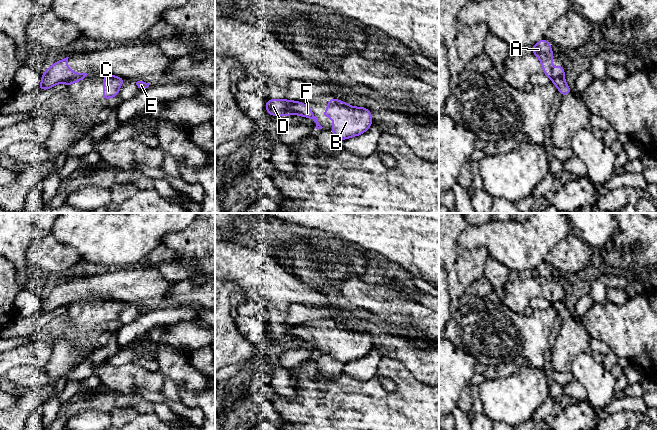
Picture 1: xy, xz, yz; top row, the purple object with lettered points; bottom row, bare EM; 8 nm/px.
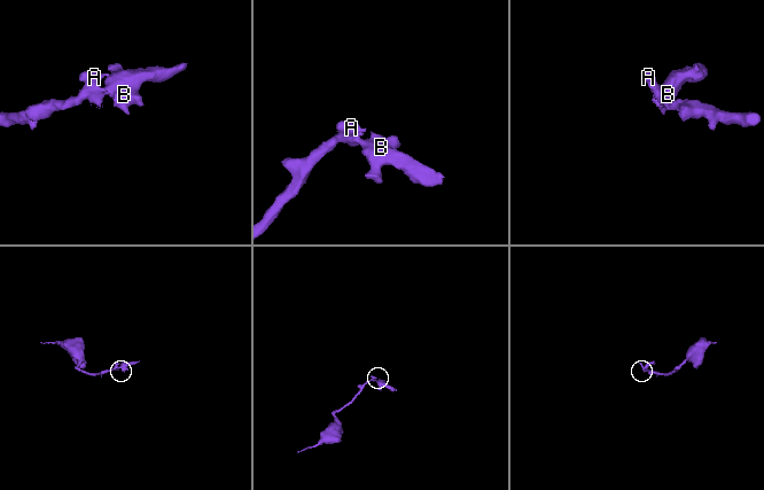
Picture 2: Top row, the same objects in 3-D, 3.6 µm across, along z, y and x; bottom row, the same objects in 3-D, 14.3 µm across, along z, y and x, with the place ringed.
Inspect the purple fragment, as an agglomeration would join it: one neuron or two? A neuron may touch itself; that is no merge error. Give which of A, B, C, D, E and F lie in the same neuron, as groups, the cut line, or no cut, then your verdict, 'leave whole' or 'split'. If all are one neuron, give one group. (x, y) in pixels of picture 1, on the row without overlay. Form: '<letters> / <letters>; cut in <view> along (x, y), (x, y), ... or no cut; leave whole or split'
A D / B C E F; cut in xy along (84, 299), (69, 302), (64, 306); split

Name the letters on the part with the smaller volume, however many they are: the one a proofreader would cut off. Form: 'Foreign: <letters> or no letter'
Foreign: B, C, E, F

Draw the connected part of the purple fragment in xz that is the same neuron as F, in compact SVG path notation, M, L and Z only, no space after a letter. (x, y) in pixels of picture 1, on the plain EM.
M301 326L293 328L286 336L285 339L301 339L306 342L312 343L316 347L316 353L322 353L323 351L319 348L317 341L312 337L311 332L307 328Z

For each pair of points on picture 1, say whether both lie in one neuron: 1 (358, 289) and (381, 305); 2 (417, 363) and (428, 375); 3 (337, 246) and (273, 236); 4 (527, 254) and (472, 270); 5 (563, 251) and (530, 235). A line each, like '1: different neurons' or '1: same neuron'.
1: same neuron
2: same neuron
3: same neuron
4: different neurons
5: different neurons

